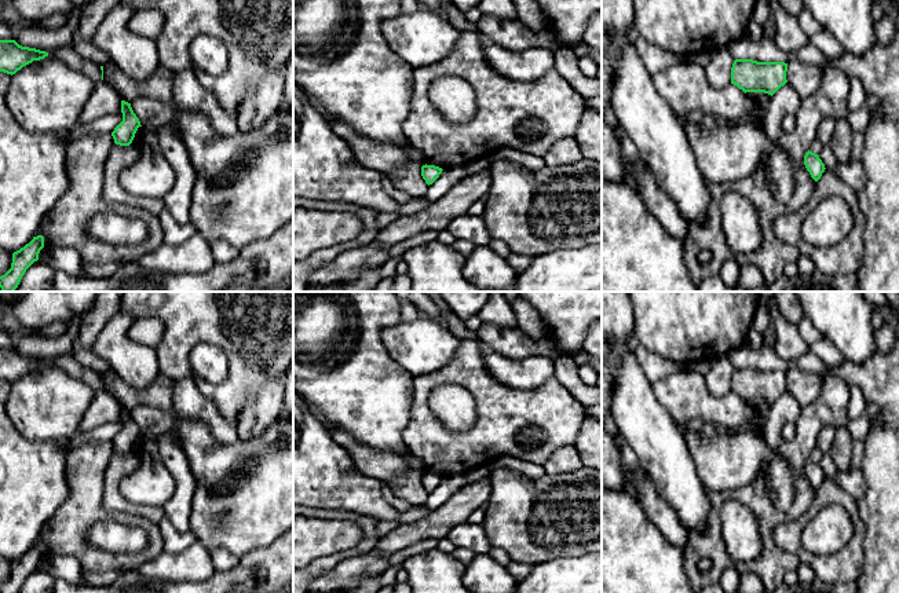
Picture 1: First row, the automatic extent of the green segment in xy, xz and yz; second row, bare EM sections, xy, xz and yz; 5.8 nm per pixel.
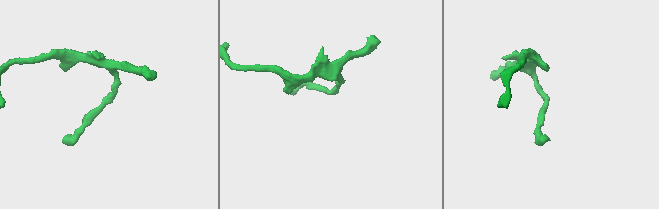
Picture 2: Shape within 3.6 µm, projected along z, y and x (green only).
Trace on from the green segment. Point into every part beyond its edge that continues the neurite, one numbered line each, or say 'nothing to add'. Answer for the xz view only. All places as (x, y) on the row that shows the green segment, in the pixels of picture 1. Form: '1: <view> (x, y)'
nothing to add

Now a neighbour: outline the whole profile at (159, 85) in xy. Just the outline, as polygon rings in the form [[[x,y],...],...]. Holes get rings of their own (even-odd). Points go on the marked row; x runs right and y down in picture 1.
[[[114,62],[103,65],[103,81],[106,81],[121,100],[131,103],[139,96],[158,100],[172,99],[173,73],[160,66],[154,74],[143,81],[127,77]]]

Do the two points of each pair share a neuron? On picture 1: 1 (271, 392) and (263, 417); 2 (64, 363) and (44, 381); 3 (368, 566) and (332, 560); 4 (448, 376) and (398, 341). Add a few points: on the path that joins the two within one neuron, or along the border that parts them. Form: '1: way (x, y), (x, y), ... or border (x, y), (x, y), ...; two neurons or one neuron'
1: way (269, 398), (263, 412); one neuron
2: border (51, 361), (70, 376), (87, 384); two neurons
3: border (369, 551), (347, 556), (313, 578); two neurons
4: border (459, 344), (455, 355), (443, 366), (415, 377); two neurons

